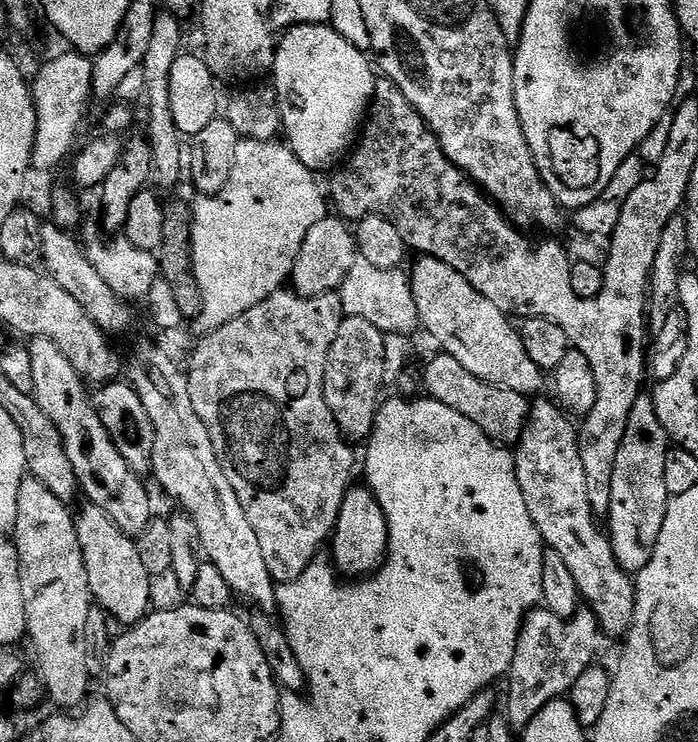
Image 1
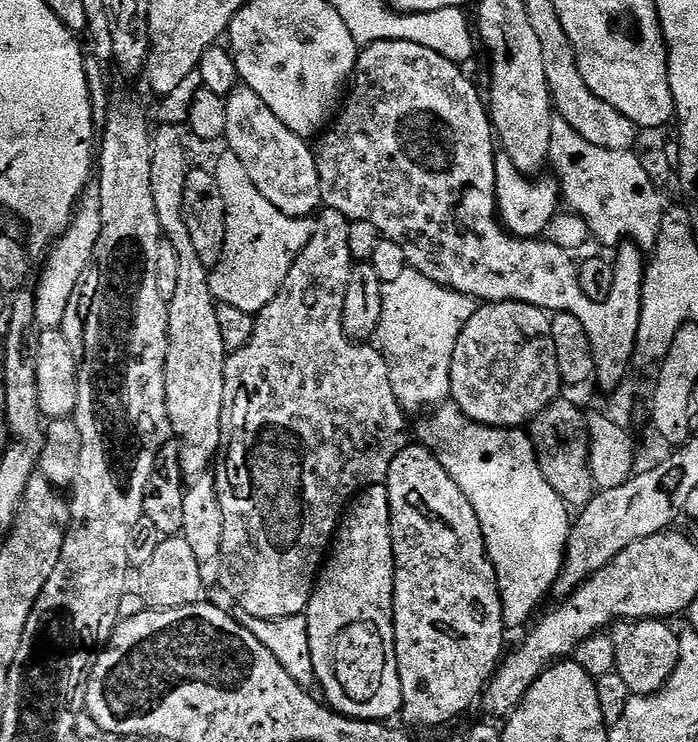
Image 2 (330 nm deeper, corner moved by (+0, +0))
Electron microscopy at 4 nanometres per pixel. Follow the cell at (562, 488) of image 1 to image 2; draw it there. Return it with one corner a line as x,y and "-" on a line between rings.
625,620
611,629
616,673
630,686
633,696
655,696
663,690
680,661
680,637
662,620

